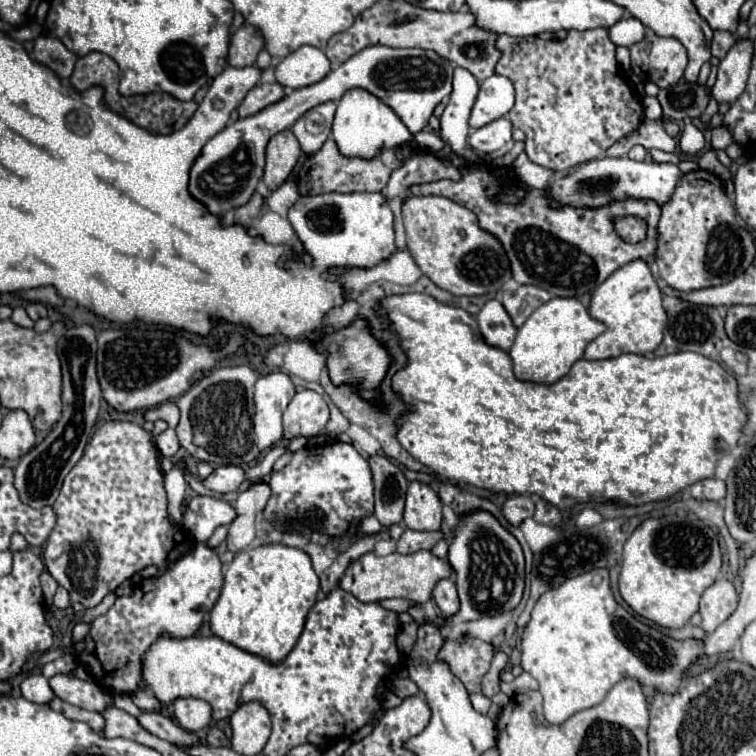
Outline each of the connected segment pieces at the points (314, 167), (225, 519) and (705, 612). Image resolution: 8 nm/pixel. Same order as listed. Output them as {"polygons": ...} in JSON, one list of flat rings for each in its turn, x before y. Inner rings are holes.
{"polygons":[[[328,139,320,151,312,153,300,173,294,177,294,183,298,185,300,195,316,195,316,193,352,193,352,191,384,191,390,173,398,163,402,163,404,151,402,147,394,149,382,149,376,157,372,159,360,159,360,157,344,157,336,145,334,139]],[[196,495,184,513,184,527,196,537,196,541,208,541,218,525,232,523,234,517,236,511,230,503,208,495]],[[718,579,714,585,710,585,700,599,700,615,704,631,712,633,736,611,736,605,738,605,738,593,728,579]]]}

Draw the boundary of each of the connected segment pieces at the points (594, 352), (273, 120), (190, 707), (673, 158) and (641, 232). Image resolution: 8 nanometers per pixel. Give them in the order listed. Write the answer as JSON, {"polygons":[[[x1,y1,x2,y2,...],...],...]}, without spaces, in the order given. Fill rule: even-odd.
{"polygons":[[[636,259,612,273,602,285,596,287,590,301,590,317,604,323,606,331,598,335,584,351,584,359,612,359,624,353,646,355,662,343,662,331,666,325,666,311,662,307,662,293,656,285,650,267]],[[366,47,360,53,352,55,348,61,344,61,340,67,330,71,322,81,302,89,294,89,290,95,268,105,256,115,238,119,220,133,216,133,204,145,202,155,196,159,190,171,190,193,194,195,194,199,202,201,214,215,224,215,228,209,244,205,256,191,256,185,262,177,264,151,270,137,292,127,296,119,312,107,326,101,338,101,348,89,354,87,366,89,382,99,402,119,408,131,416,135,428,125,428,119,432,117,436,105,440,105,452,93,452,73,452,63,442,59,434,51,418,47]],[[176,699,174,701,174,719,186,731,198,731,208,727,212,721,212,711,206,701,200,699]],[[648,149,648,155,652,157,654,163,674,163,678,165,680,157,676,153,666,153,666,151,660,151,660,149]],[[626,215,626,217,614,217,612,219,614,229,618,233,618,237,626,243,640,243,646,239,646,221,634,215]]]}

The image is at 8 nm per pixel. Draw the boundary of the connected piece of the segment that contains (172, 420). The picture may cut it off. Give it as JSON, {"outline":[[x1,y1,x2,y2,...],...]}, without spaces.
{"outline":[[172,401,162,403,160,407,148,409,148,411,144,413,144,419,146,419,146,421,158,421,158,419,162,419,162,421,168,423,168,427,176,427,176,425,178,425,178,407,174,407]]}

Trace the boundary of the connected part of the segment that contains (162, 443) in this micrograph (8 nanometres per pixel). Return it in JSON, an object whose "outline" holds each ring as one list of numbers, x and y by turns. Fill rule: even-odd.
{"outline":[[166,429,164,433,158,435,158,449,160,449,160,455,168,457,168,459,172,459,178,453,180,443,178,443,174,429]]}

